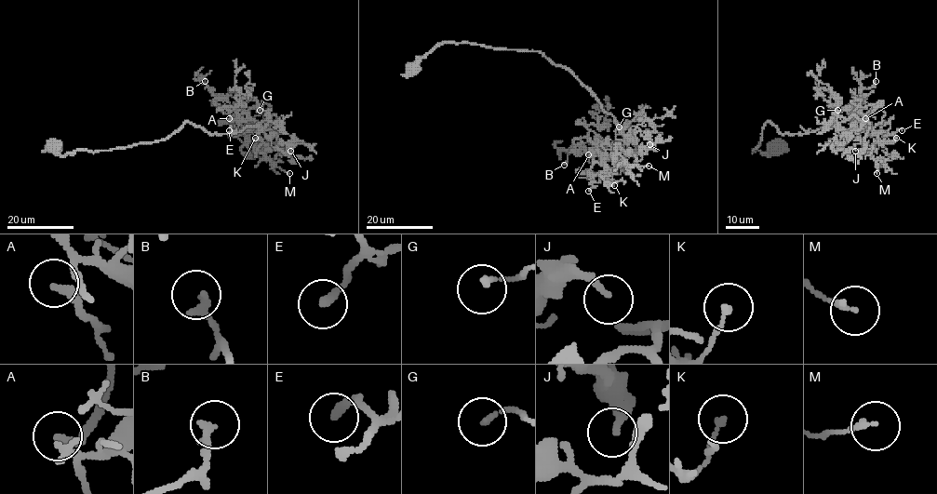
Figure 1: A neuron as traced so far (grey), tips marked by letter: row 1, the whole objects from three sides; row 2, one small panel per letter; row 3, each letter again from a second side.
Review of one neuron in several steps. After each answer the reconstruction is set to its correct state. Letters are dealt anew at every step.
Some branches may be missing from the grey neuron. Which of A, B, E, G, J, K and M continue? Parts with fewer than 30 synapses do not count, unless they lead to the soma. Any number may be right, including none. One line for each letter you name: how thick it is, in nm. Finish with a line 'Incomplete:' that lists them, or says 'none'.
A: 240 nm
G: 150 nm
Incomplete: A, G

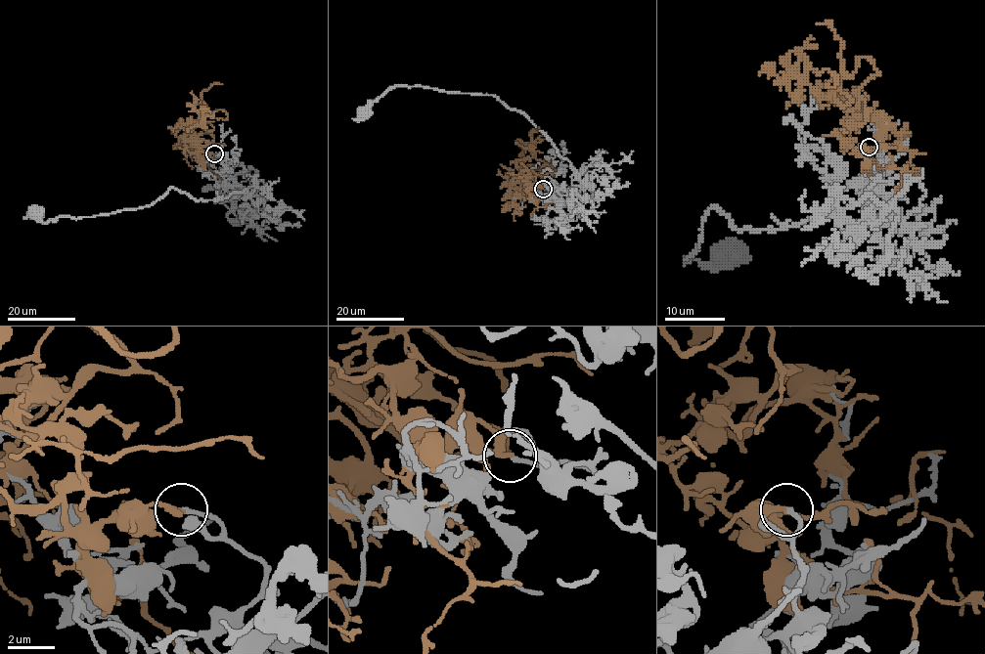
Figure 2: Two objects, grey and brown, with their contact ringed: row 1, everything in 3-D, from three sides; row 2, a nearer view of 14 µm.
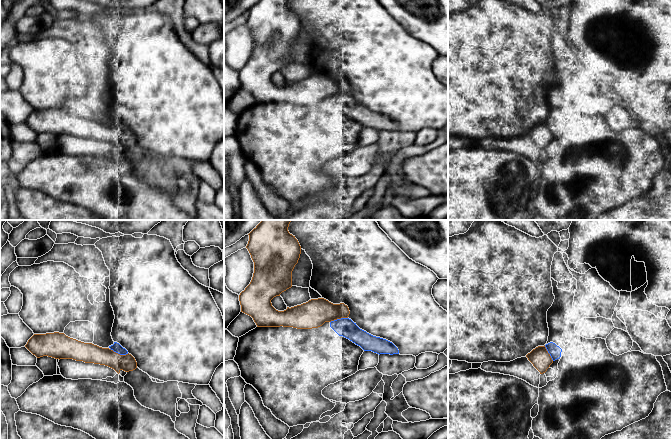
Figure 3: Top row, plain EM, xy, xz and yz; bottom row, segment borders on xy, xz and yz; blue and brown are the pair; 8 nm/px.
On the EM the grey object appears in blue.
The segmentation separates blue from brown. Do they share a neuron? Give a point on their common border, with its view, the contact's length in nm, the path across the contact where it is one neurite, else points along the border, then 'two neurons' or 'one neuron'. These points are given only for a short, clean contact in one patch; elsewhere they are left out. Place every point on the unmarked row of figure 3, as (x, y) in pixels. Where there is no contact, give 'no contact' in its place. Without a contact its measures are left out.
xy (119, 129) | 160 nm | two neurons

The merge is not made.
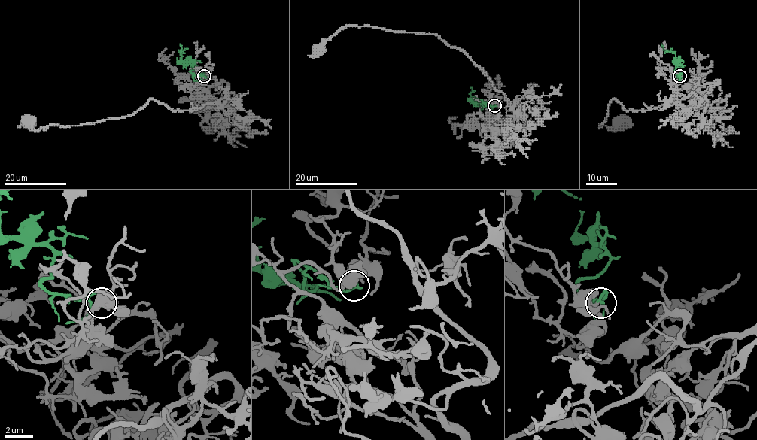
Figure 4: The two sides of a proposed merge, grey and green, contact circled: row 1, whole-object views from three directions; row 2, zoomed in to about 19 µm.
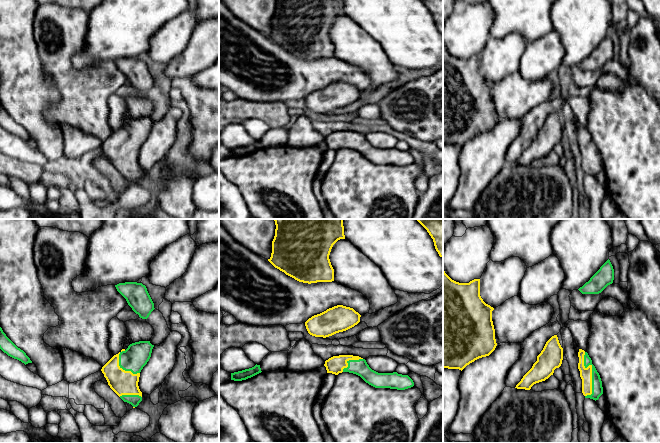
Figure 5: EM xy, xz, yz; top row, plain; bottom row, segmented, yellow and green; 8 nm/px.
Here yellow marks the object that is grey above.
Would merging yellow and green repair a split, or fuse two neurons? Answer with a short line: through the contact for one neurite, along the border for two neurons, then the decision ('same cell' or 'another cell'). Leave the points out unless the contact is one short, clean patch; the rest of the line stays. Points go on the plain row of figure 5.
same cell

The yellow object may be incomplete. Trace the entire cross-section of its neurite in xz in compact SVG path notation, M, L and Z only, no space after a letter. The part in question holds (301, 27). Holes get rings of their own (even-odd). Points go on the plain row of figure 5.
M275 0L268 37L303 59L332 58L329 31L333 21L345 15L343 0Z

